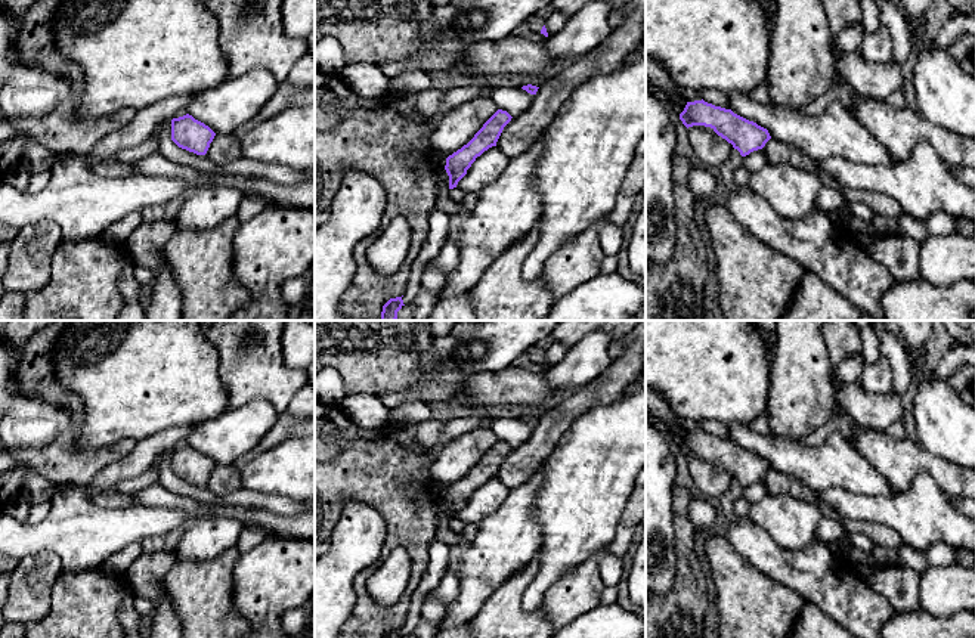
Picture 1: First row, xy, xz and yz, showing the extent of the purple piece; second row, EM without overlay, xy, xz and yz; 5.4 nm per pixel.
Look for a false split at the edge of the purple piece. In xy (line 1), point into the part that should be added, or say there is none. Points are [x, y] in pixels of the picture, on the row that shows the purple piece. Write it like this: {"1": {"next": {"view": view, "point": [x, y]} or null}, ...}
{"1": {"next": null}}

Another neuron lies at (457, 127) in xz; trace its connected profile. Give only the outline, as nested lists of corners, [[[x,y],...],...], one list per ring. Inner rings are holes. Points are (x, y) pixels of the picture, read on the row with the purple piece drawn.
[[[476,97],[446,112],[430,136],[433,149],[445,157],[467,145],[498,111],[490,97]]]

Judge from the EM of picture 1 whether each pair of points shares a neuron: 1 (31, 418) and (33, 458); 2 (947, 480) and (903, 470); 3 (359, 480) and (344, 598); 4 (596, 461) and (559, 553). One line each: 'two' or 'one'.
1: two
2: one
3: two
4: one

